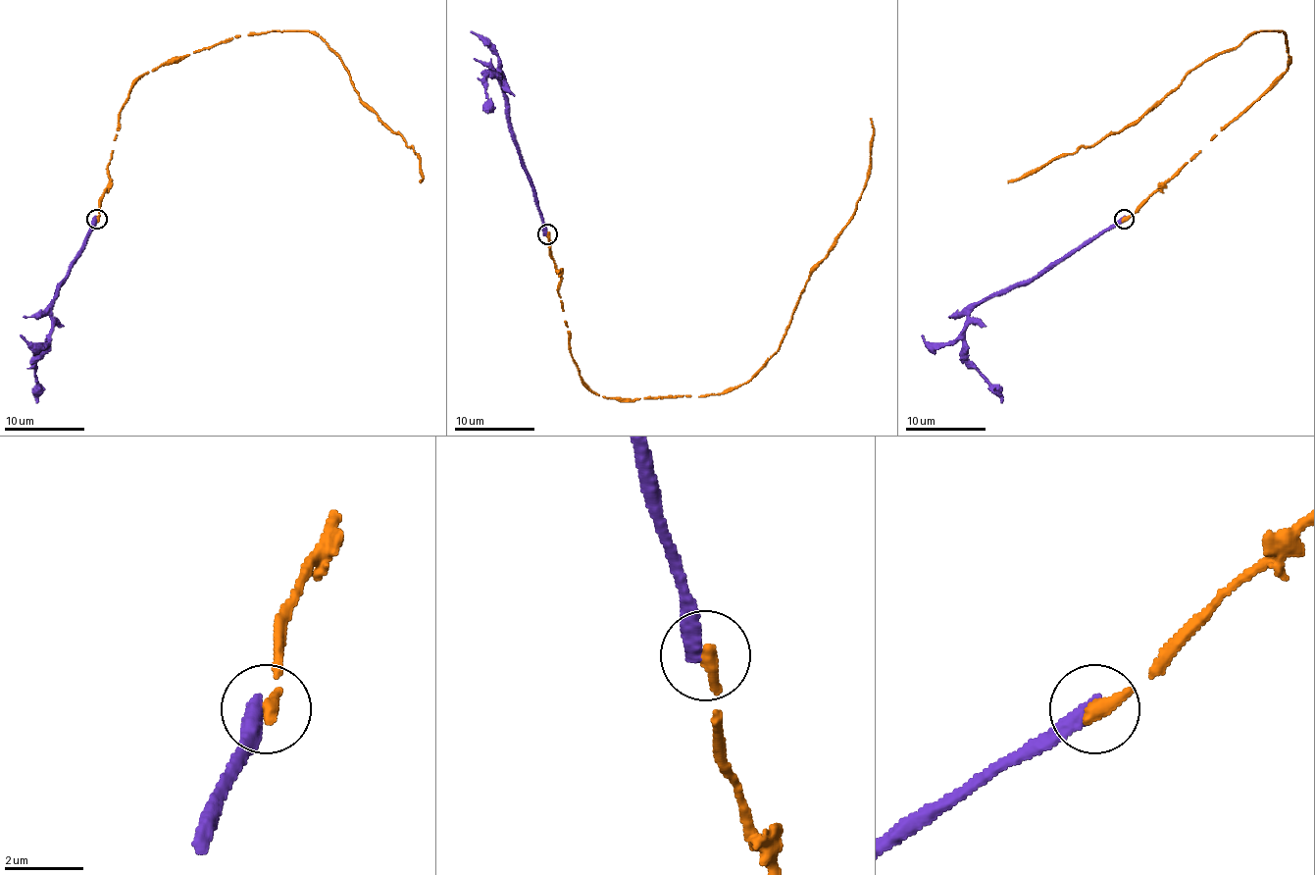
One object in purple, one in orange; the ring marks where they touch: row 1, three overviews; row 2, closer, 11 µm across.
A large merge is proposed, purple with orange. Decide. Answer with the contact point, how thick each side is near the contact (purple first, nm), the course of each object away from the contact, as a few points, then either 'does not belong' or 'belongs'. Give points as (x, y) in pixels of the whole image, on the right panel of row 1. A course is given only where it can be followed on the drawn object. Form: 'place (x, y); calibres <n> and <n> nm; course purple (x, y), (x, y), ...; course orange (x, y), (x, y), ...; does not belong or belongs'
place (1124, 219); calibres 440 and 380 nm; course purple (1125, 219), (1084, 240), (1026, 281), (991, 293), (969, 313), (965, 357), (1001, 402); course orange (1125, 219), (1286, 71), (1289, 61), (1282, 30), (1251, 32), (1239, 45), (1205, 59), (1135, 122), (1007, 182); does not belong

